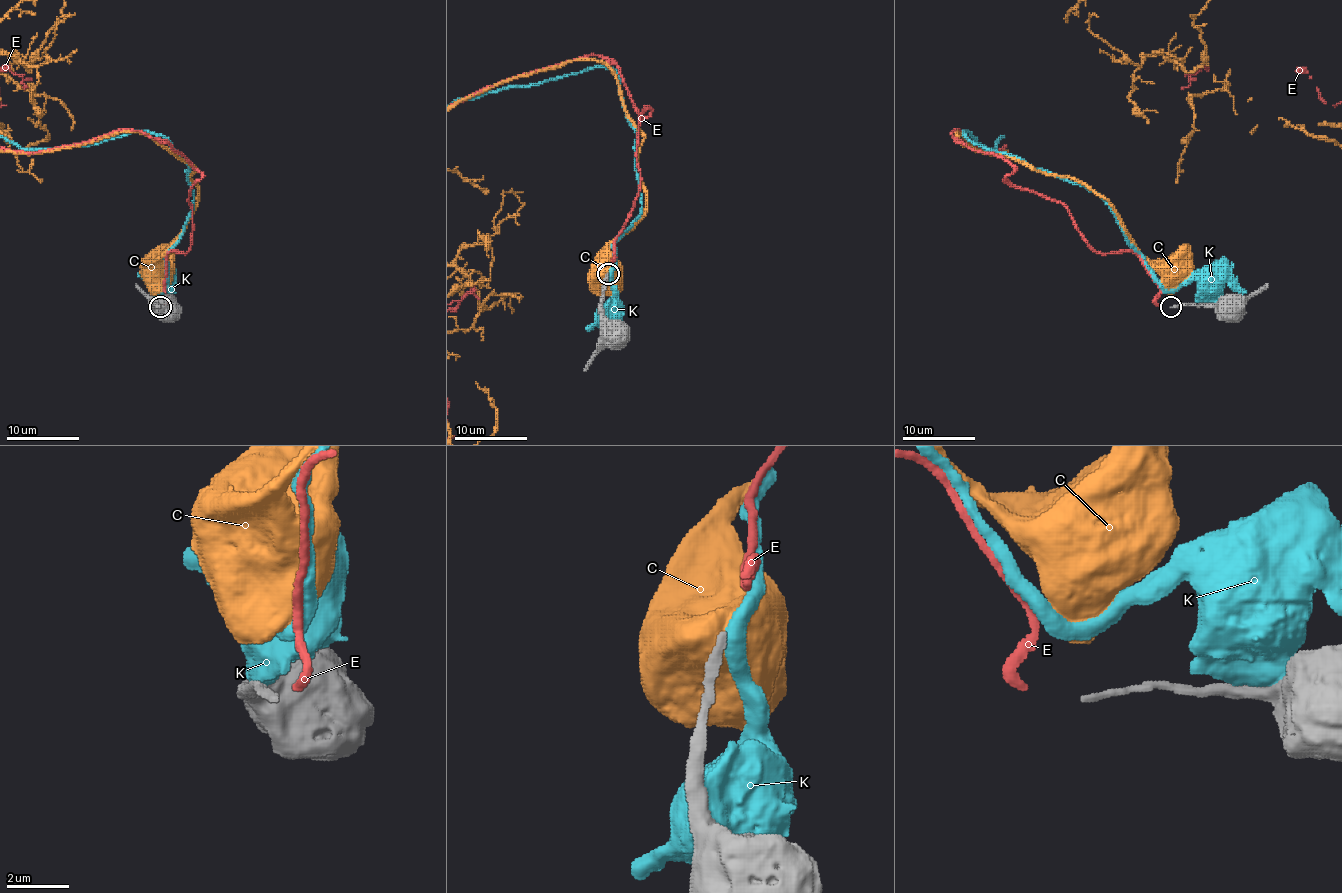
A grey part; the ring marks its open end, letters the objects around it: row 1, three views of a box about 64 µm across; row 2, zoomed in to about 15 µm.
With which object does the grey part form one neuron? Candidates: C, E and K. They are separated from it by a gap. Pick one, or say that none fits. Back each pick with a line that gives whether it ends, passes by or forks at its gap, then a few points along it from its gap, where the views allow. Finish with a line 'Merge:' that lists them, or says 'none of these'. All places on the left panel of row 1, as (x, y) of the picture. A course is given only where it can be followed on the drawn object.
Merge: none of these

